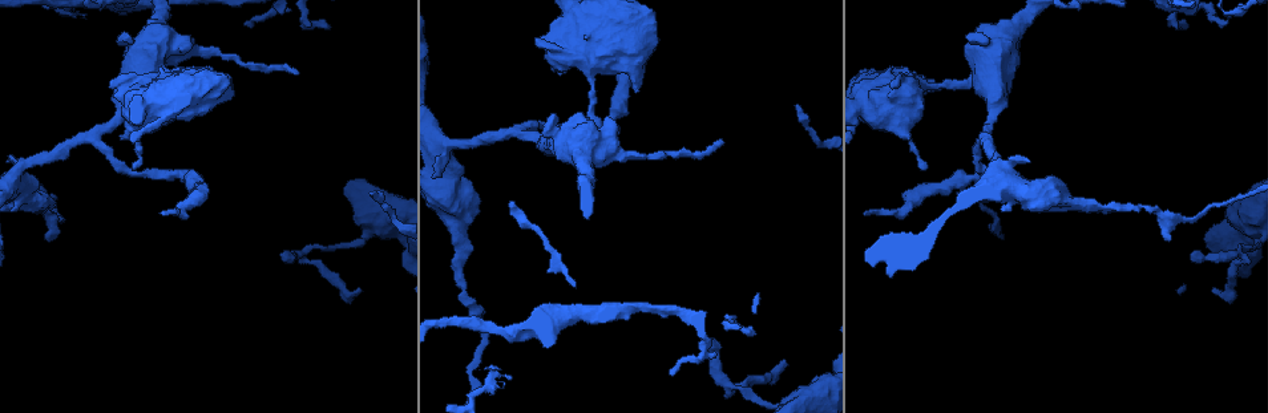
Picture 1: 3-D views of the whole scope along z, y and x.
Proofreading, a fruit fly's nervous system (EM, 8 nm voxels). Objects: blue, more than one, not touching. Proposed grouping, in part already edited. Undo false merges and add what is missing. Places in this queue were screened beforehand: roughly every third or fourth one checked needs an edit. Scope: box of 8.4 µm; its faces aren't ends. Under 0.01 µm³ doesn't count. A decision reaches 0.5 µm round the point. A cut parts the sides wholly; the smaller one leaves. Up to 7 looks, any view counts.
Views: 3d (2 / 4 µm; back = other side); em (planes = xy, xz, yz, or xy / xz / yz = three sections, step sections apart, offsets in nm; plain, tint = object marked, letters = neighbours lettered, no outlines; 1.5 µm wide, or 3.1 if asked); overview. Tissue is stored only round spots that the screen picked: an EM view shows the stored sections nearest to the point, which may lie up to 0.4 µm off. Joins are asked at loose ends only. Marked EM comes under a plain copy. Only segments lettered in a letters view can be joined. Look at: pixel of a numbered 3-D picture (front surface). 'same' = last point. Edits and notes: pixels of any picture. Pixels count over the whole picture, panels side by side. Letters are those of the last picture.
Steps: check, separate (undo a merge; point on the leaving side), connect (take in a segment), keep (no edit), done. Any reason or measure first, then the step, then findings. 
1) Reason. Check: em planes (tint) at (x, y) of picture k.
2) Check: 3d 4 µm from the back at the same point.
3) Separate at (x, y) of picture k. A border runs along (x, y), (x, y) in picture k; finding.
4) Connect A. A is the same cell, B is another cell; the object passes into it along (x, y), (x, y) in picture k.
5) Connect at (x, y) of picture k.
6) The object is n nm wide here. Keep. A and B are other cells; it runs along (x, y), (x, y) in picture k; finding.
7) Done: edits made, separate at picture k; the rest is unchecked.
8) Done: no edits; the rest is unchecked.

Sudden change in width. Check: 3d 4 µm at (1018, 22) of picture 1.

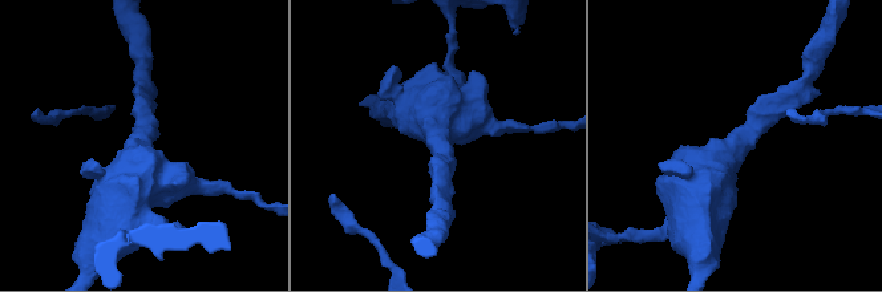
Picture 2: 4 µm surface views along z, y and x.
Shape alone is not enough. Check: em 3.1 µm planes (letters) at (142, 144) of picture 2.

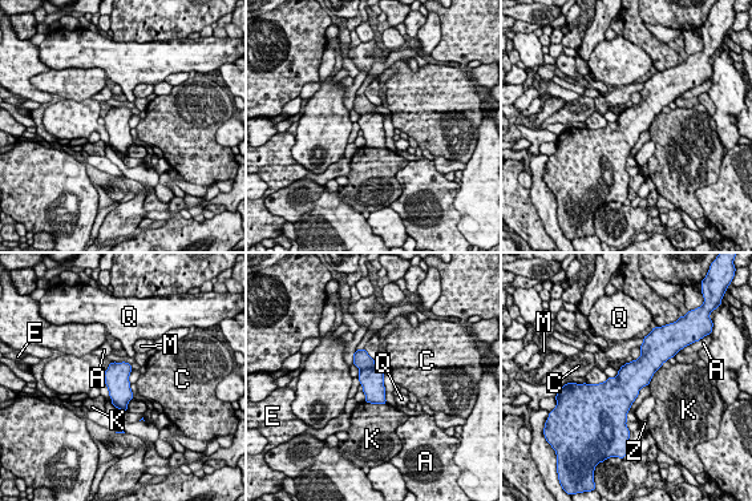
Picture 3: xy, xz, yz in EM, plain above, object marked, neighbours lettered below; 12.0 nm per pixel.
Keep. A, C, E, K, M, Q and Z are other cells; a border runs along (381, 370), (387, 403) in picture 3; all the same neuron.

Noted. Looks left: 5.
Thin end. Check: 3d 4 µm at (723, 142) of picture 1.

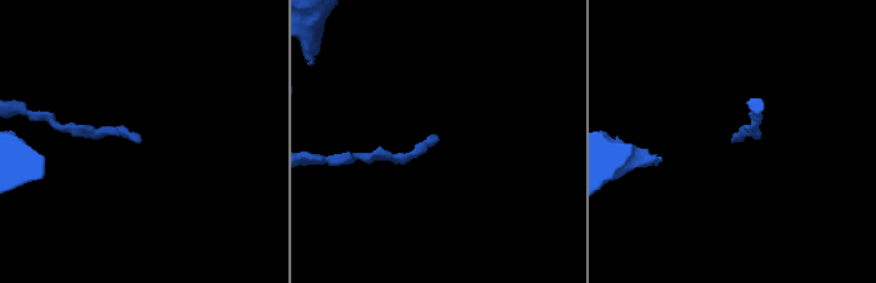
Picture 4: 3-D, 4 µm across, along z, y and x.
Now the EM. Check: em planes (letters) at (140, 137) of picture 4.

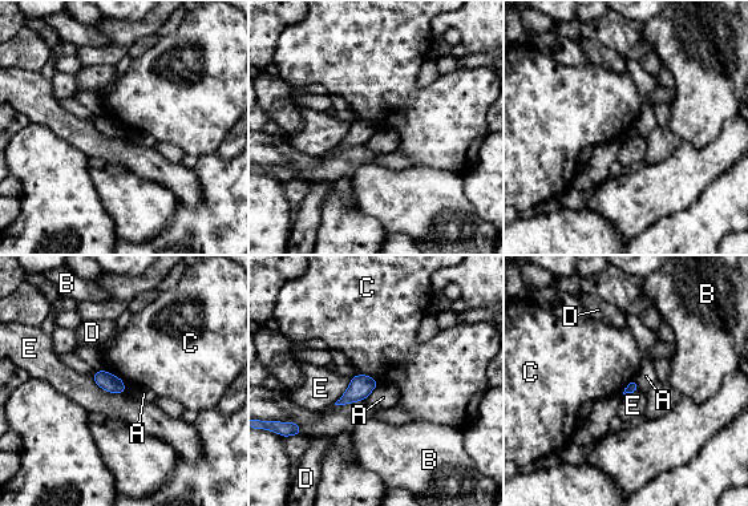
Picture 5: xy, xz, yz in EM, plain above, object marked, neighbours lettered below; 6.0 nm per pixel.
Keep. A, B, C, D and E are other cells; a border runs along (105, 369), (116, 375), (126, 385) in picture 5; no lettered segment goes on from it.

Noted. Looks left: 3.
Thin end. Check: em planes (letters) at (247, 22) of picture 1.

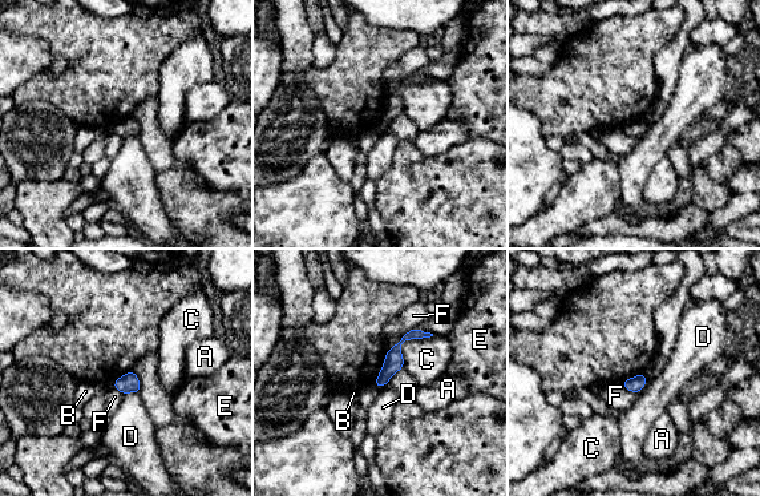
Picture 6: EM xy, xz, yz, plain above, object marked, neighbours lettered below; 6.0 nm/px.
The longest contact is with C, 280 nm. Keep. A, B, C, D, E and F are other cells; a border runs along (138, 392), (126, 392), (124, 395) in picture 6; none of them fits.

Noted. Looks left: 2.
Done: no edits; the rest is unchecked.

